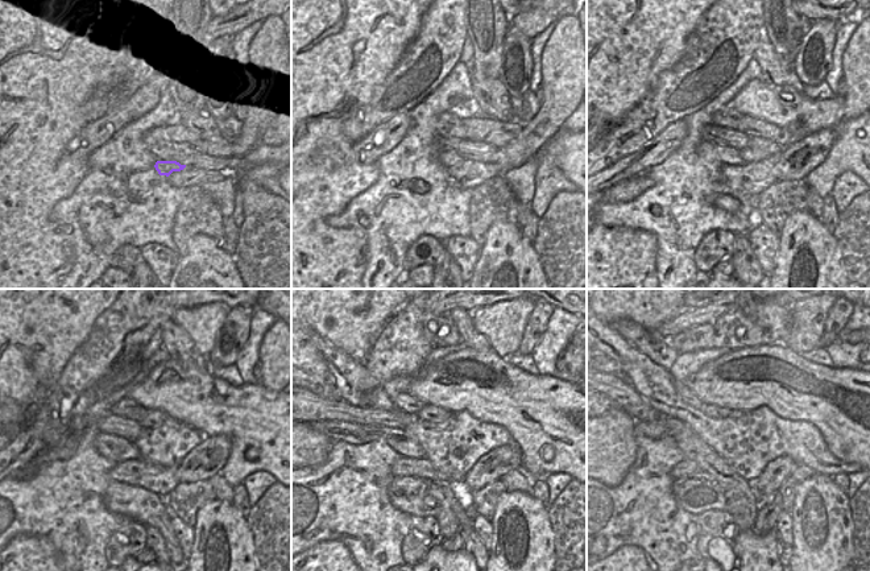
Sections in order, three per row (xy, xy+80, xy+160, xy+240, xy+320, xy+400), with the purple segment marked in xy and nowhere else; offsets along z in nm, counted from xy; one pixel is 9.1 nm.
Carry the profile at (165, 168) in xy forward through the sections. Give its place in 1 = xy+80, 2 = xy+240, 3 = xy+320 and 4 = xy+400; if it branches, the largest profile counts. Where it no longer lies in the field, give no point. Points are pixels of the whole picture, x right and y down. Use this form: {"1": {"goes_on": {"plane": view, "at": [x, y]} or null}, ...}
{"1": {"goes_on": {"plane": "xy+80", "at": [448, 158]}}, "2": {"goes_on": {"plane": "xy+240", "at": [116, 449]}}, "3": {"goes_on": {"plane": "xy+320", "at": [402, 443]}}, "4": {"goes_on": {"plane": "xy+400", "at": [650, 430]}}}

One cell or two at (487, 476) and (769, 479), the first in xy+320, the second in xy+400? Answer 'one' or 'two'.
one

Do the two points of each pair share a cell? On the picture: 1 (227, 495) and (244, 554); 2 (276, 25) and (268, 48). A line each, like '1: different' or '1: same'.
1: different
2: same

